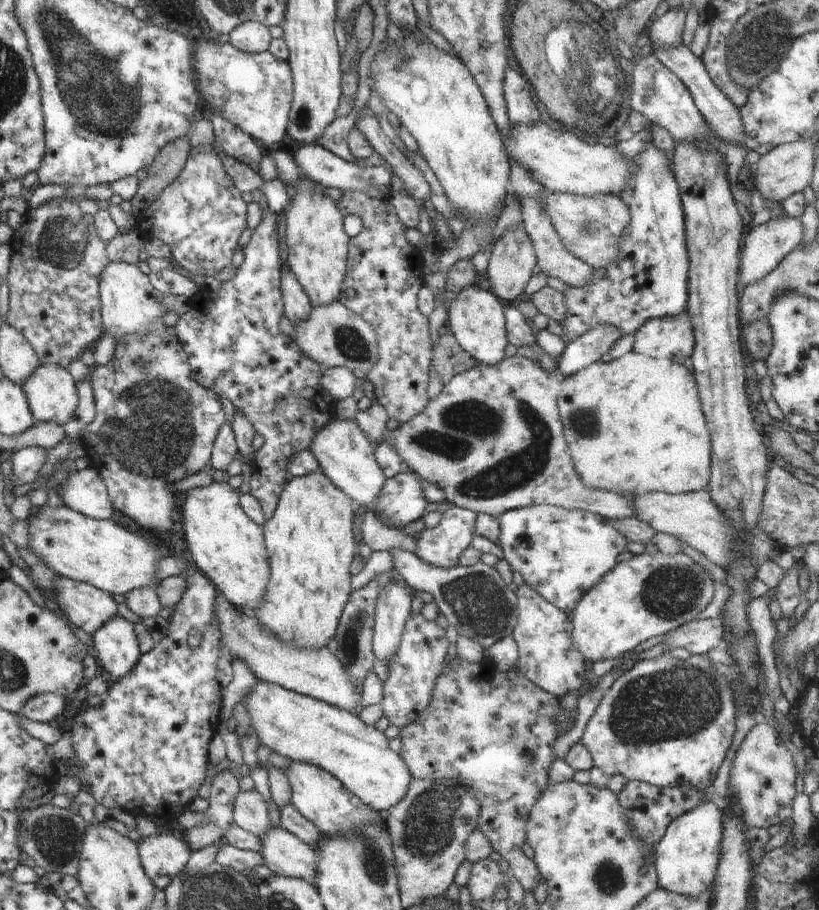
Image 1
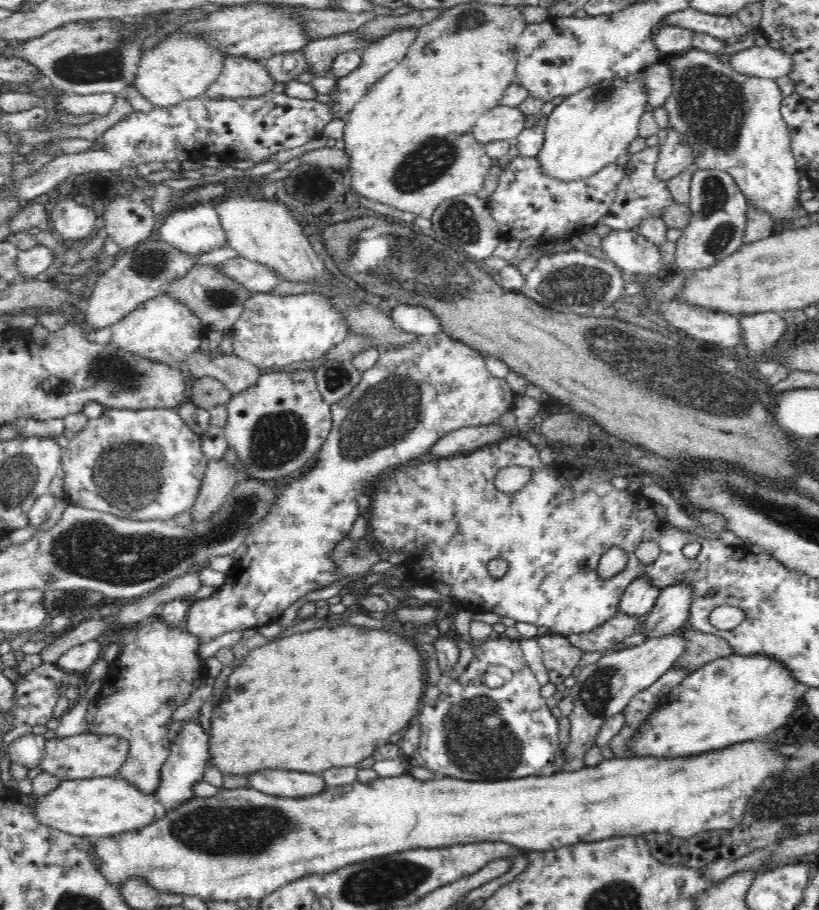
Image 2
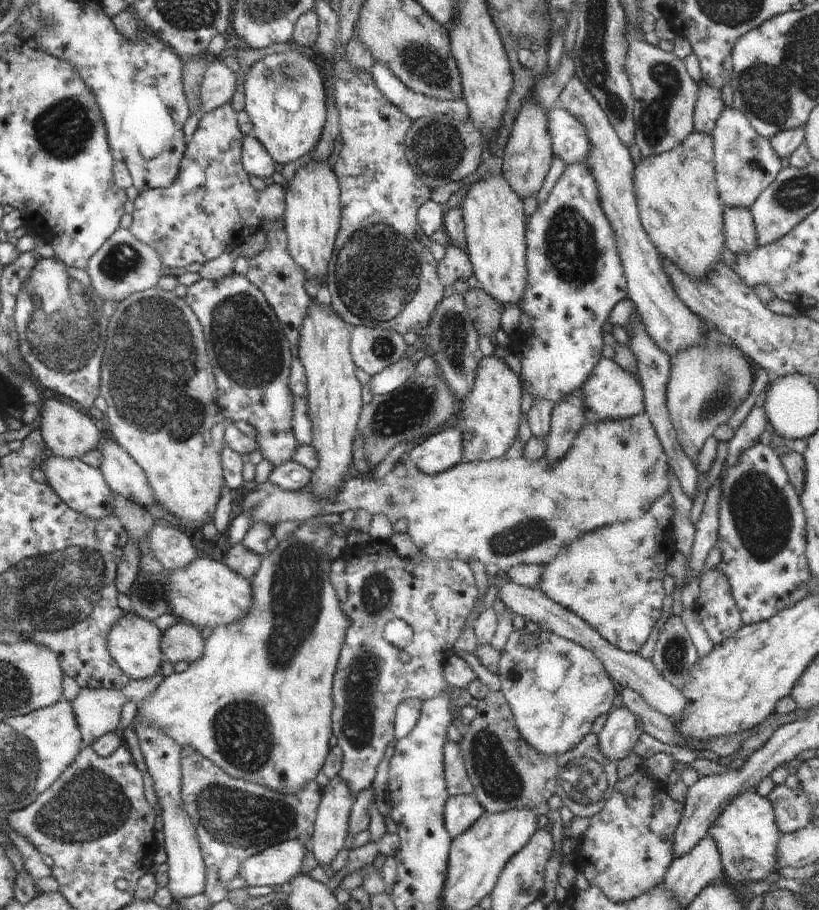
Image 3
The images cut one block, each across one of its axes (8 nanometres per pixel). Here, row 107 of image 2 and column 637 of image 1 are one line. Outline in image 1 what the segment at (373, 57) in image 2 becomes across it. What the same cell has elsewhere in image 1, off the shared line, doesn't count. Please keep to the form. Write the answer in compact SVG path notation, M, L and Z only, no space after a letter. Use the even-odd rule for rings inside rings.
M688 310L674 318L648 315L634 334L634 352L648 358L668 358L683 363L694 350L694 330Z

